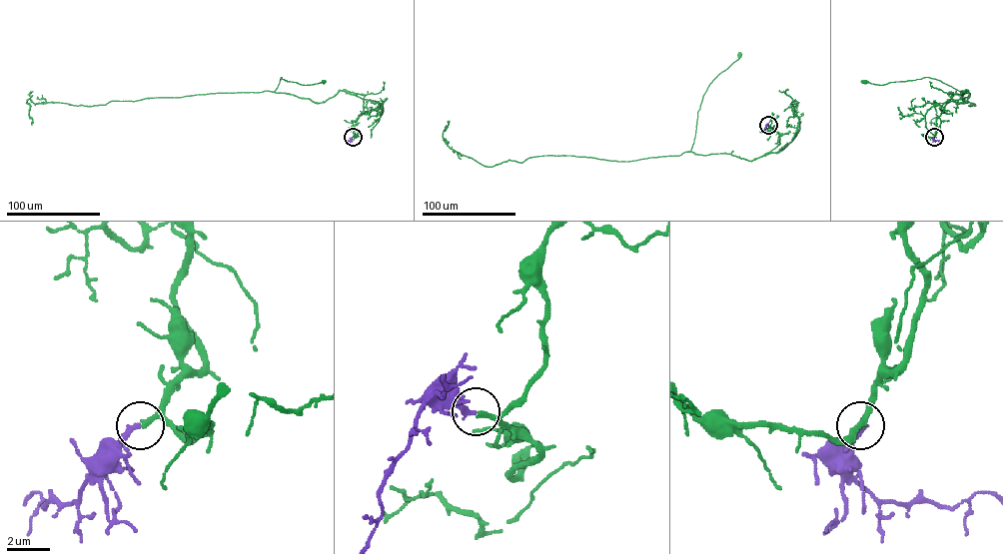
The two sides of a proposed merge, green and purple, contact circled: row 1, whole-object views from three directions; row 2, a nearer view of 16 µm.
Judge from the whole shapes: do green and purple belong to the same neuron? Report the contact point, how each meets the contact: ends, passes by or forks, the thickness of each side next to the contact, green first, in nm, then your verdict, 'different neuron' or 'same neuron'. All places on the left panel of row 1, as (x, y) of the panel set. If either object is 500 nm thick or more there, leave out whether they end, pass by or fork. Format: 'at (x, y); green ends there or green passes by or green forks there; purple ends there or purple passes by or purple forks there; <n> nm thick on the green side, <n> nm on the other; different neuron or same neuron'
at (353, 137); green passes by; purple ends there; 190 nm thick on the green side, 280 nm on the other; same neuron

